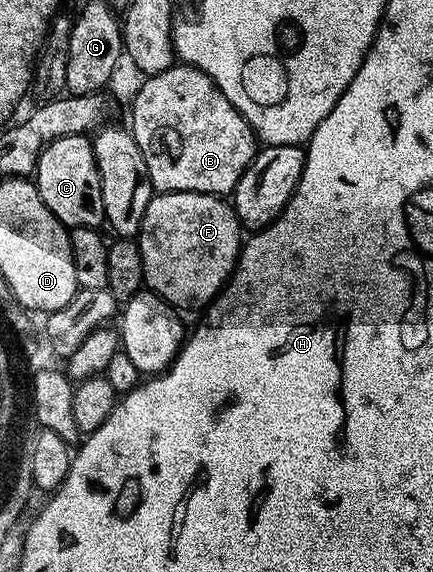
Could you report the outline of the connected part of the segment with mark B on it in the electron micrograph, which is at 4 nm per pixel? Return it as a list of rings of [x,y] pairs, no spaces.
[[[174,63],[166,71],[145,76],[130,108],[130,132],[146,159],[156,193],[231,194],[258,152],[248,120],[195,65]]]

